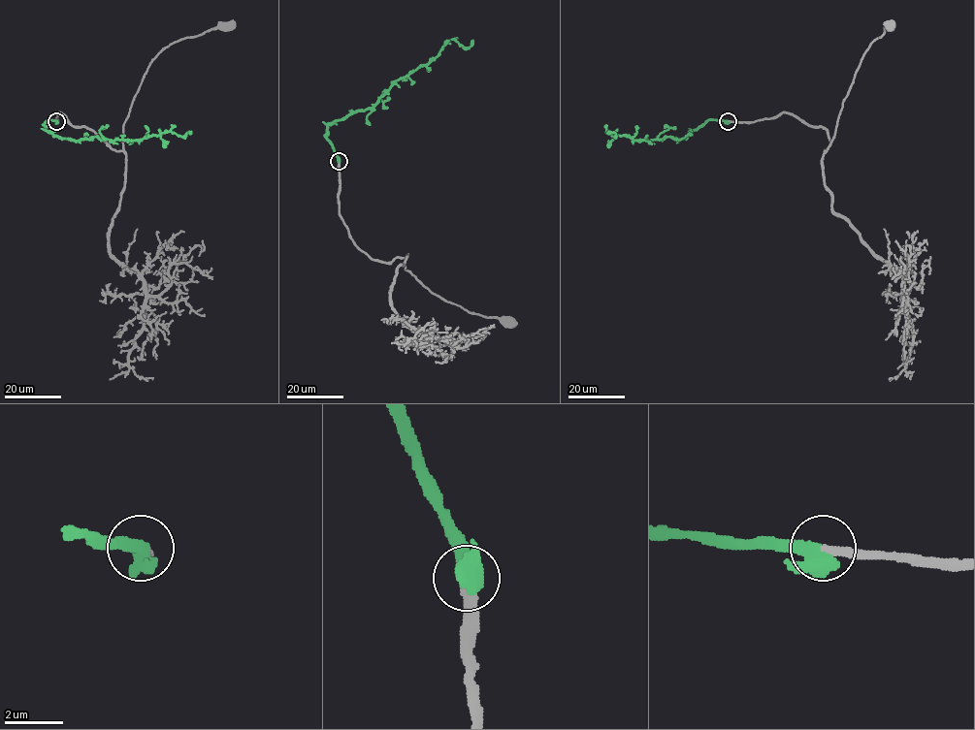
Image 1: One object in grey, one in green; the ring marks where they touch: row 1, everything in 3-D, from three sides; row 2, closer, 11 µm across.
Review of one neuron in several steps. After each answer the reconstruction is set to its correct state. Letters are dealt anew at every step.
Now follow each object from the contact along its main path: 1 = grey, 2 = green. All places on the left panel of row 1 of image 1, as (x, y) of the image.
1: (56, 121), (61, 113), (123, 150), (123, 124), (149, 63), (182, 39), (229, 26)
2: (56, 121), (48, 119), (45, 129), (73, 140), (94, 137), (139, 140), (173, 132), (183, 136), (191, 133)

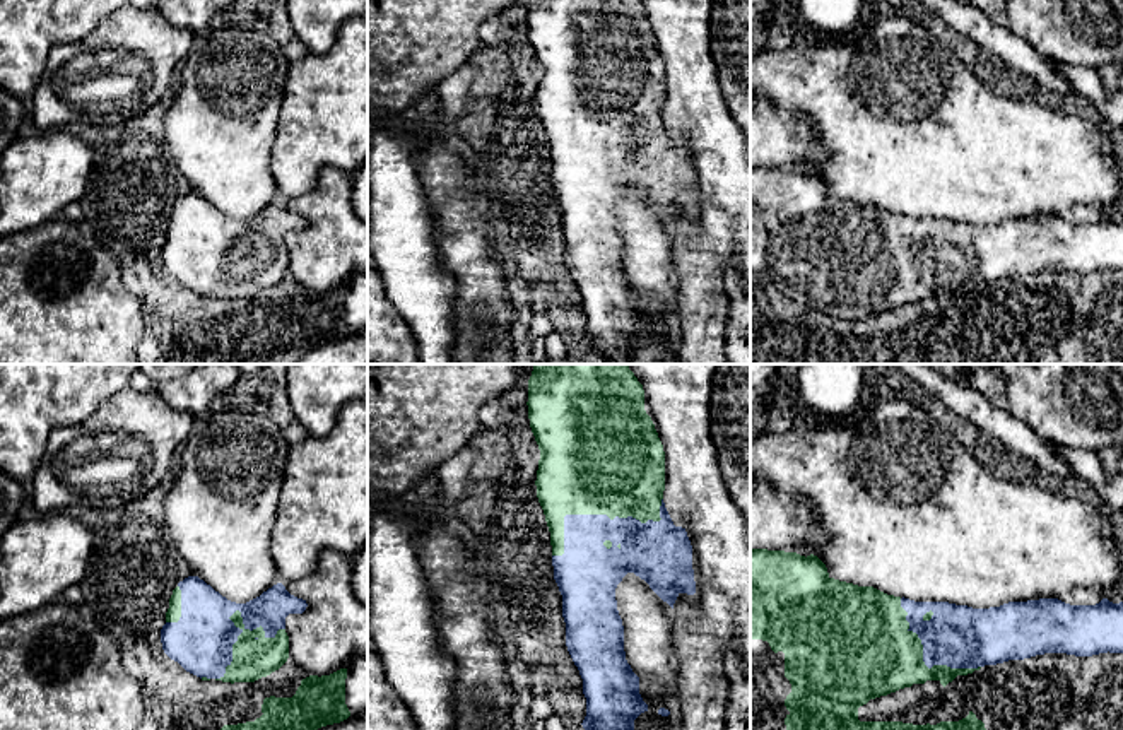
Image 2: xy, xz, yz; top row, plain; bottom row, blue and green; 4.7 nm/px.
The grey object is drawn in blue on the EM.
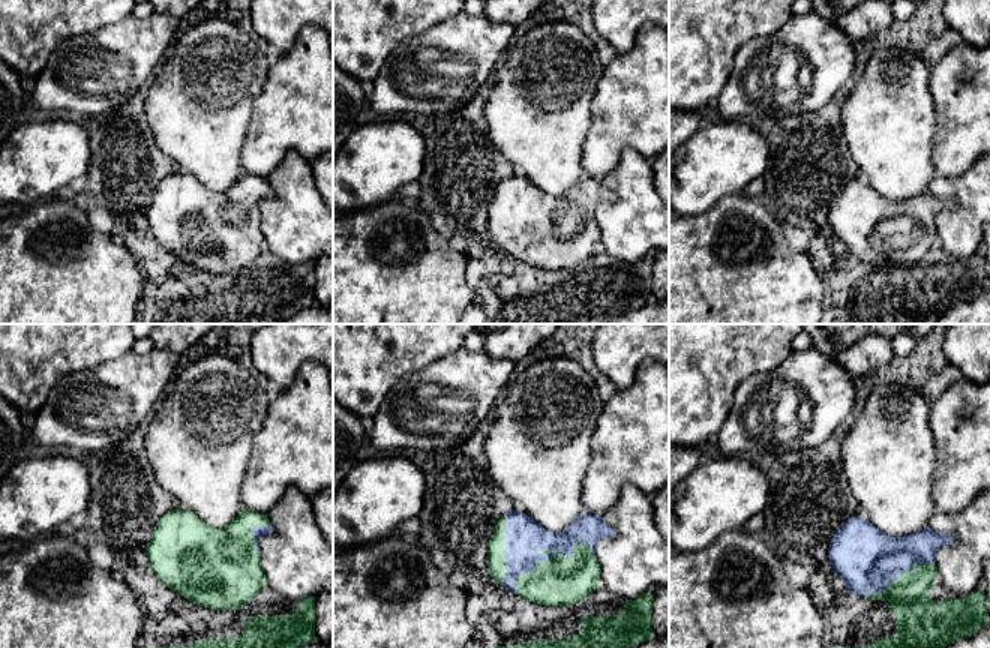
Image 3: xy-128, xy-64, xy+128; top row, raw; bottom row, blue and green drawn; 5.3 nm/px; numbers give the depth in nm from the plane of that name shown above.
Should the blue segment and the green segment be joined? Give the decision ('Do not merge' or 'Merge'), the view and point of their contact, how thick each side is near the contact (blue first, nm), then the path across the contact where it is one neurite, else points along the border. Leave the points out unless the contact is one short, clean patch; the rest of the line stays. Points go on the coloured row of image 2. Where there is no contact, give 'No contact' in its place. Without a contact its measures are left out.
Merge. Touches blue at xz (599, 515). Thickness 260 nm (blue) against 500 nm

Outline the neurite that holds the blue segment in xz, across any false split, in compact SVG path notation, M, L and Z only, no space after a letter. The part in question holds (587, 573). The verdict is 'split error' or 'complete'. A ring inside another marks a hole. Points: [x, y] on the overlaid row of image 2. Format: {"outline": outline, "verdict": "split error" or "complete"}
{"outline": "M533 364L528 380L528 419L535 441L540 450L537 470L537 497L544 509L550 532L554 580L562 595L562 617L566 622L566 646L583 679L583 694L586 698L585 730L634 730L634 720L648 711L648 704L639 694L639 677L632 672L624 651L624 626L617 610L615 588L627 573L644 580L650 588L672 609L680 593L694 595L696 581L692 569L692 545L685 528L675 527L663 503L665 491L665 451L651 417L644 410L644 390L629 364Z", "verdict": "split error"}

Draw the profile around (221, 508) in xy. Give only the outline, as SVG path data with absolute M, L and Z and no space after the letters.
M217 409L197 417L179 456L181 470L164 501L162 525L193 576L236 603L280 583L270 544L289 458L282 427L263 414Z

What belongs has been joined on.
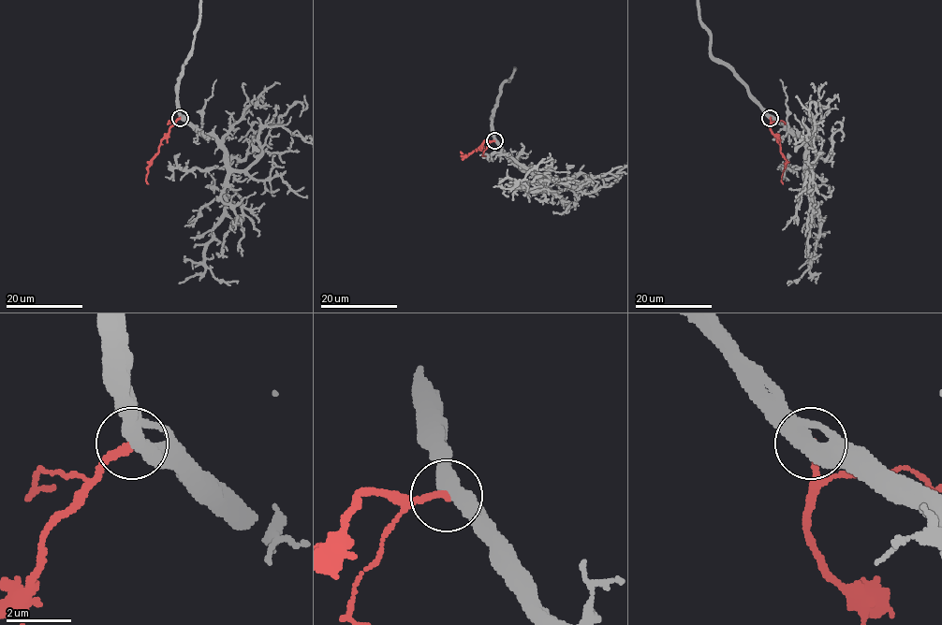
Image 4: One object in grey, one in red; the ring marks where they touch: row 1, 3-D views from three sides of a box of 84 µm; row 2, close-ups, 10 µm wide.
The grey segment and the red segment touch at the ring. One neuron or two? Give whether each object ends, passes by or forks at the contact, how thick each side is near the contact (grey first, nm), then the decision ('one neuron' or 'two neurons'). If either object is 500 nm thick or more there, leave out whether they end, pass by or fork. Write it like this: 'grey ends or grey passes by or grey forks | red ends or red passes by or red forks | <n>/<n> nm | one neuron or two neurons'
grey passes by | red ends | 480/240 nm | two neurons

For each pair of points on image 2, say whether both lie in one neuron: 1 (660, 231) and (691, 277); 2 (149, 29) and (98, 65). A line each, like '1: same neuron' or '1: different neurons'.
1: different neurons
2: same neuron

